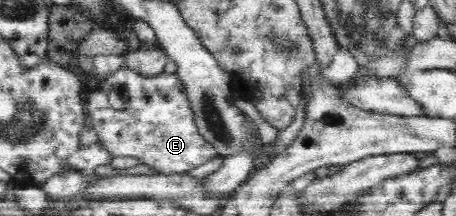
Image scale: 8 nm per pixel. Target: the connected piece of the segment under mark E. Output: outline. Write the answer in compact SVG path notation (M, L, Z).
M126 66L114 70L104 78L96 91L90 93L88 113L90 119L104 123L104 125L94 125L93 128L98 134L99 145L102 145L111 157L136 157L142 161L142 165L154 167L158 173L164 175L186 173L215 157L214 148L203 141L198 130L195 129L193 112L175 73L164 72L154 77L145 77Z

